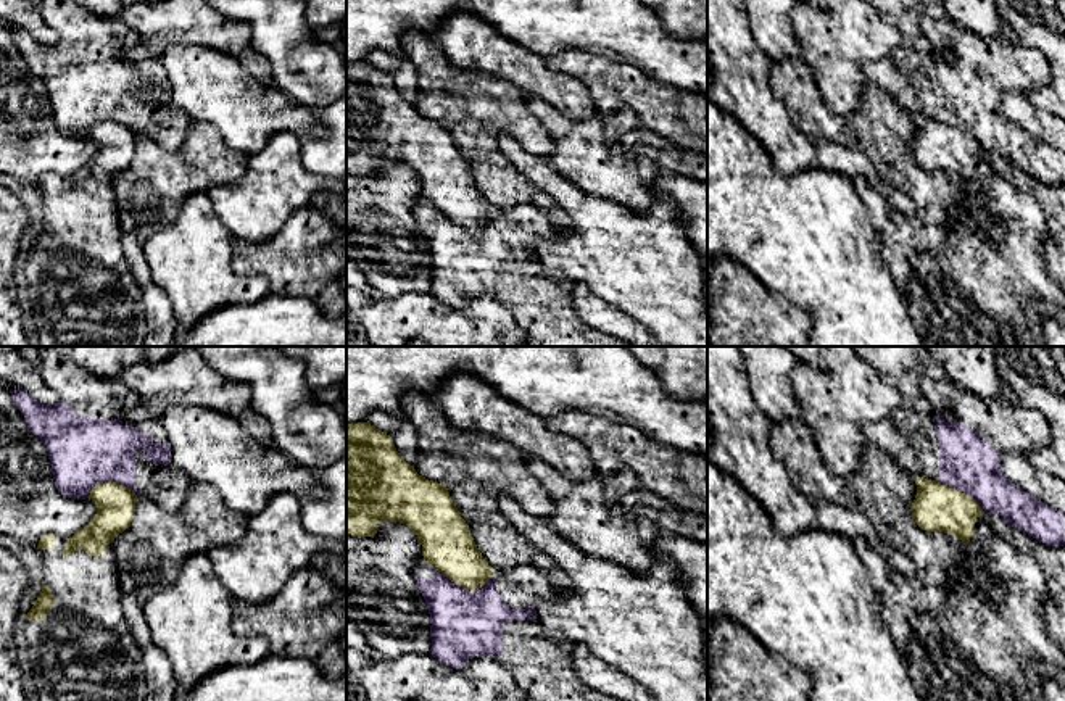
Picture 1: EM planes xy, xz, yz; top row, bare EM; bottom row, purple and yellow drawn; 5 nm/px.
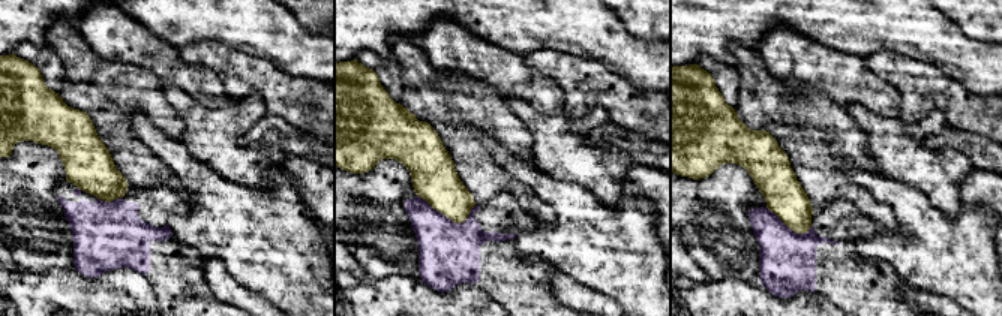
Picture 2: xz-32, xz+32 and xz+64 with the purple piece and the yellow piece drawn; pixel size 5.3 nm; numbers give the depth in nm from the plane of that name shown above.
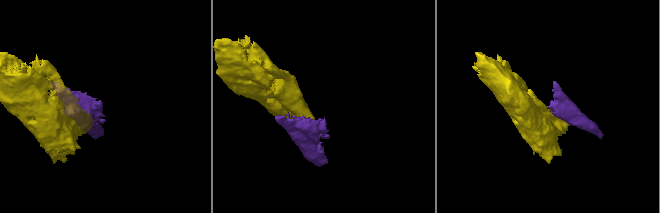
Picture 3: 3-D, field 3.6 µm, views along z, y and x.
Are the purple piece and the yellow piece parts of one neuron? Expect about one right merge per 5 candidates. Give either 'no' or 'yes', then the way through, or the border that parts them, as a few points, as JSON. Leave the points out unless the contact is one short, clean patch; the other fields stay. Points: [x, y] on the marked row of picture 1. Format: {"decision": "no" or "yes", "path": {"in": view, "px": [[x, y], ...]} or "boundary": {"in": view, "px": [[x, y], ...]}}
{"decision": "no", "boundary": {"in": "xz", "px": [[429, 563], [456, 584], [471, 590], [480, 589], [492, 577]]}}

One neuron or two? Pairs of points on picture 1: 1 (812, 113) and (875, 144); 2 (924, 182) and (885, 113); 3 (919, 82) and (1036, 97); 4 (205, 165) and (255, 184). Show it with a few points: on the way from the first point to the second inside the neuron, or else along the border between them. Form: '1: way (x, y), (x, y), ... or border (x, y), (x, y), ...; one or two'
1: way (828, 126), (859, 128); one
2: way (906, 168), (891, 153), (891, 131); one
3: border (1048, 82), (1031, 87), (1025, 94); two
4: border (248, 157), (240, 176), (205, 192); two

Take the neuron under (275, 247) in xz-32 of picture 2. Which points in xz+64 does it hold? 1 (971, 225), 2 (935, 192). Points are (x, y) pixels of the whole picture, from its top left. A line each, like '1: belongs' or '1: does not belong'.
1: belongs
2: does not belong

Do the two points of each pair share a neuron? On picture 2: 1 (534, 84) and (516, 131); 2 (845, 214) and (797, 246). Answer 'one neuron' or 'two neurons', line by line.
1: two neurons
2: one neuron

